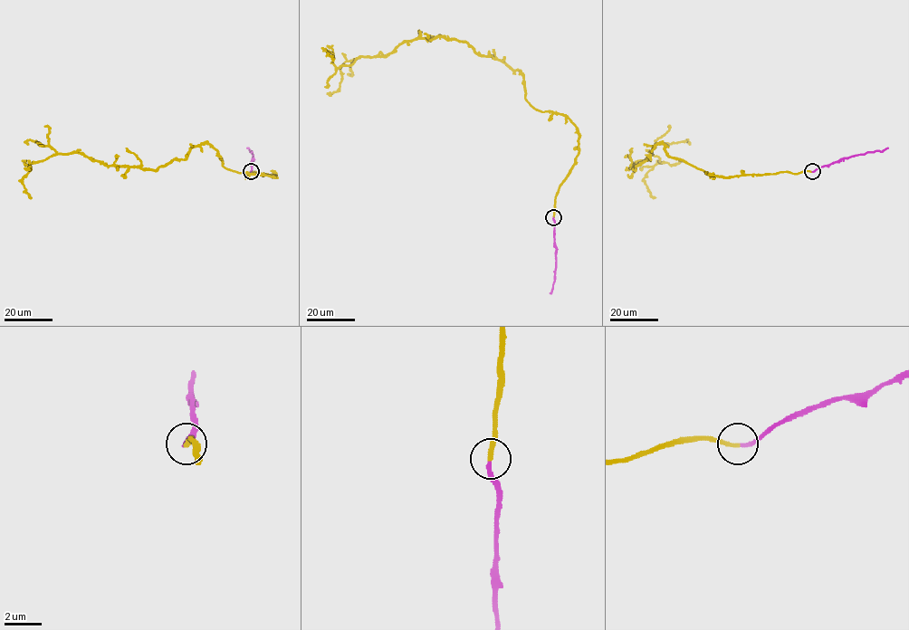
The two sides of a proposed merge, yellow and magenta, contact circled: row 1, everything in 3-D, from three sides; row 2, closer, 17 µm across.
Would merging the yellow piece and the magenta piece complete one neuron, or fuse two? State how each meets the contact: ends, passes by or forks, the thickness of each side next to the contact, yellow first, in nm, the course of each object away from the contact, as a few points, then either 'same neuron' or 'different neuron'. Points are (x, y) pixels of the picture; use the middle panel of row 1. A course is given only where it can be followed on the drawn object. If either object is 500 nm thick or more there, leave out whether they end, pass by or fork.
yellow ends | magenta ends | 240/220 nm | yellow via (553, 217), (578, 153), (578, 128), (537, 110), (519, 71), (443, 37), (336, 67), (326, 49), (333, 62) | magenta via (553, 217), (556, 270), (550, 293) | same neuron

